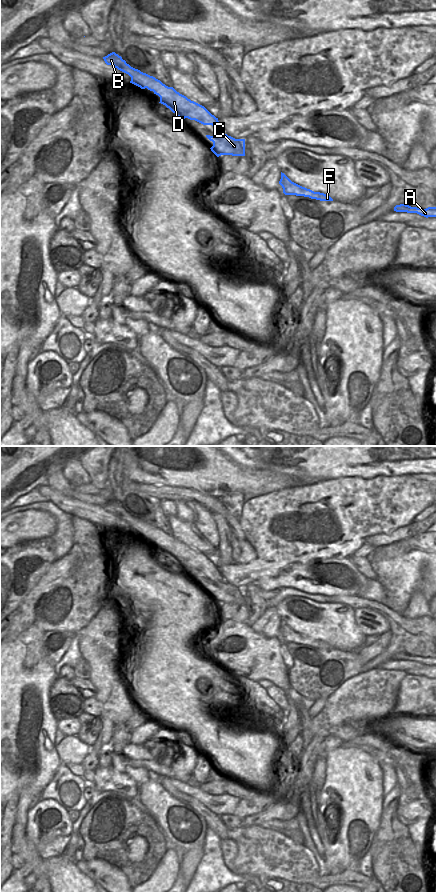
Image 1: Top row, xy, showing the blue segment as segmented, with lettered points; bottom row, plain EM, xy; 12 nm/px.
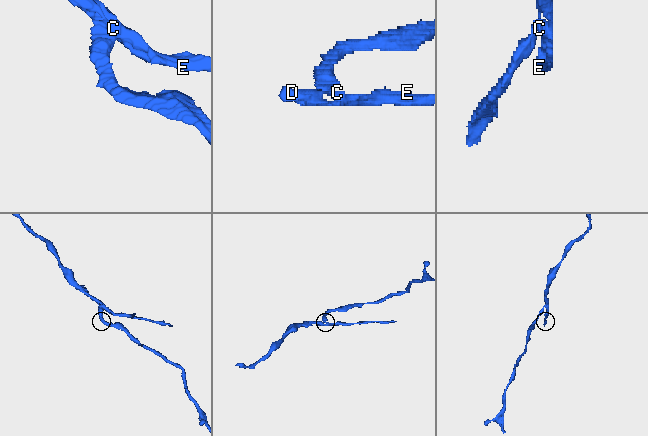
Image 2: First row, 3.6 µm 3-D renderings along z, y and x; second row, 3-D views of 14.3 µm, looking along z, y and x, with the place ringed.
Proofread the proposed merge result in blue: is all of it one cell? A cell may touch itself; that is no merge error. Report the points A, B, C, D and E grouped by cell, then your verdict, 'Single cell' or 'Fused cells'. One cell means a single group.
Groups: A C E / B D. Fused cells.

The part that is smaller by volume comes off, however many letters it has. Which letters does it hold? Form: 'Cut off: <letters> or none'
Cut off: A, C, E

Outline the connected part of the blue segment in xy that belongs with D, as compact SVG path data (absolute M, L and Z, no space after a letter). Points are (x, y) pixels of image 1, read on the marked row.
M115 52L108 54L103 59L107 65L112 65L128 74L131 77L130 83L141 89L147 88L153 91L154 94L160 97L159 103L169 108L177 117L195 120L203 125L212 125L218 133L223 133L218 118L212 115L204 106L191 101L186 96L177 92L173 87L166 86L155 77L131 67Z

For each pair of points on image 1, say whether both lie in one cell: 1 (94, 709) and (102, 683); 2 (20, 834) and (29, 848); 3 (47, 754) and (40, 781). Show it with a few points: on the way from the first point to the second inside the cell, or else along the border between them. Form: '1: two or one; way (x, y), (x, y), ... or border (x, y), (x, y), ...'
1: two; border (94, 697), (100, 704), (101, 715)
2: one; way (20, 837), (26, 845)
3: one; way (42, 761), (40, 774)

